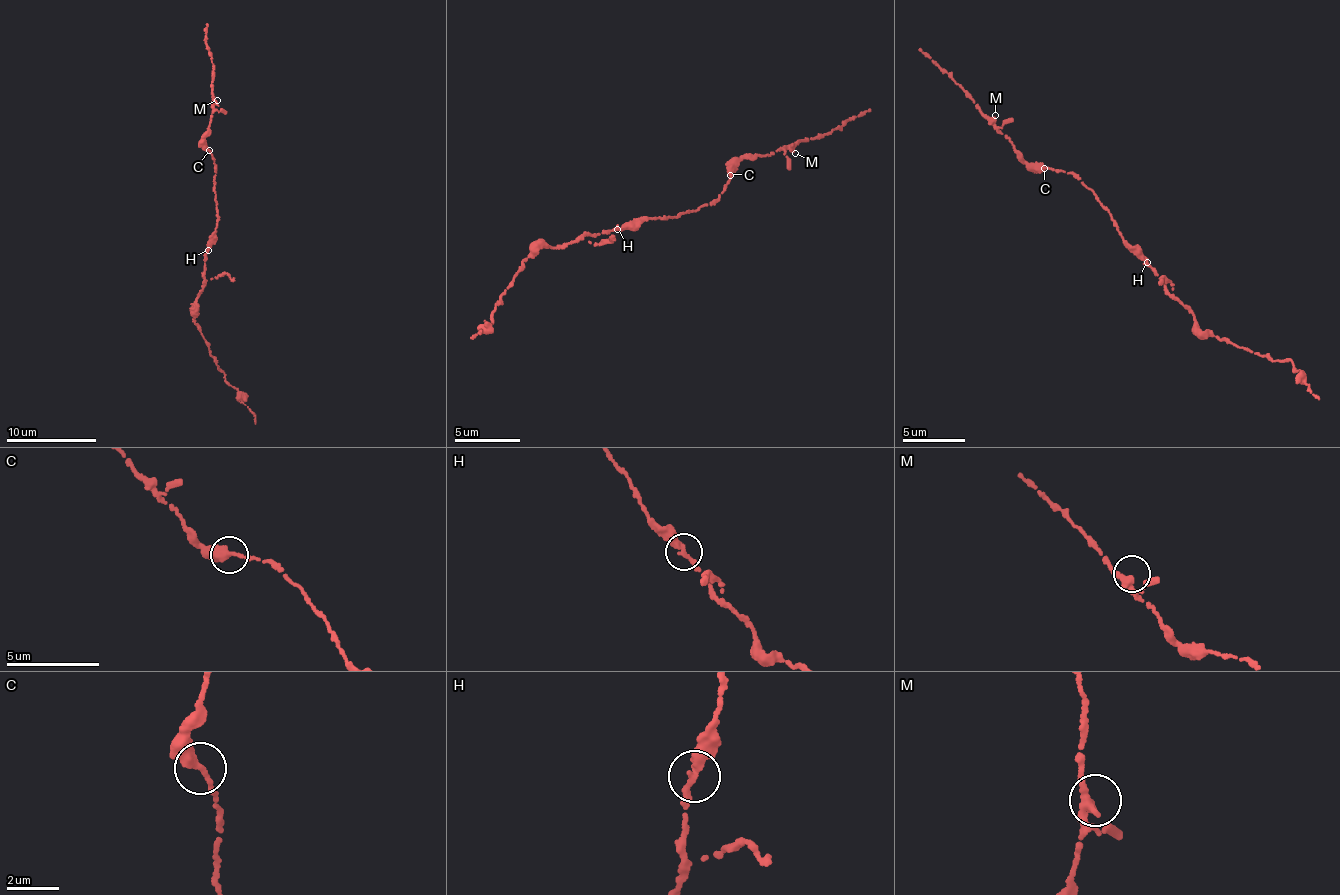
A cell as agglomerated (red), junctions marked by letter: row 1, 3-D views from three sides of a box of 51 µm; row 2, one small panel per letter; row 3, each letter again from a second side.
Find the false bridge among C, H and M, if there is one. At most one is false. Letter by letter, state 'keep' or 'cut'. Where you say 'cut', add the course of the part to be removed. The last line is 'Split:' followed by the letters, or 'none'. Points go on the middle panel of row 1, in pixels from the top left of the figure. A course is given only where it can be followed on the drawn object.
C: keep
H: keep
M: keep
Split: none

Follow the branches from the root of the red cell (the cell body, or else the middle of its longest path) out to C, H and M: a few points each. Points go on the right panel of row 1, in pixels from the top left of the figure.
C: (1127, 244), (1110, 209), (1098, 200), (1096, 193), (1069, 173), (1044, 168)
H: (1127, 244), (1148, 262)
M: (1127, 244), (1096, 193), (1069, 173), (1037, 171), (1025, 162), (1000, 133), (995, 115)

